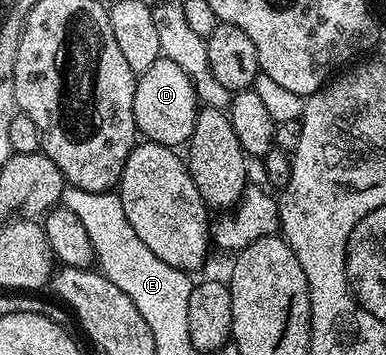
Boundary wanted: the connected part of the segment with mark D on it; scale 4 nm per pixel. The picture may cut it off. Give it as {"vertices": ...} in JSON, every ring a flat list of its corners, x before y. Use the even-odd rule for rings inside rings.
{"vertices":[[161,57,137,78,134,89,134,121,137,132,147,142,173,149,183,148,194,133,197,110,195,85,177,62]]}

